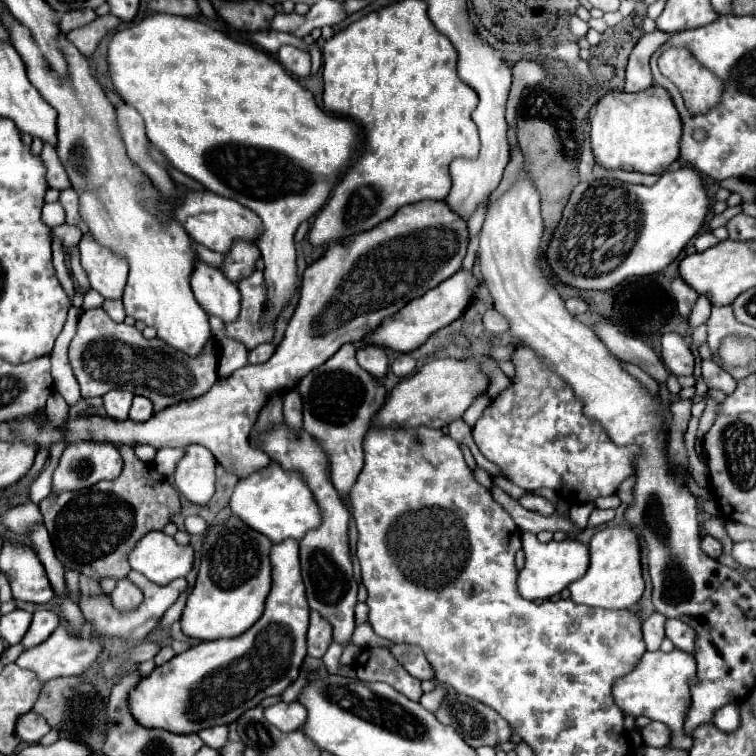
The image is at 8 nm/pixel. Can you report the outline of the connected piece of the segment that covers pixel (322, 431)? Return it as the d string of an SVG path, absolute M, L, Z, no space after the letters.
M344 344L322 366L306 374L298 382L296 390L304 402L304 430L312 434L328 452L332 462L332 484L340 496L348 498L364 464L364 436L370 428L372 416L386 400L386 388L378 378L358 366L354 348Z

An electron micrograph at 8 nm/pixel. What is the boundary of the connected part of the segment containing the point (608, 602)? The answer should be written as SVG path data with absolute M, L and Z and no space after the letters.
M610 526L596 532L590 540L590 568L580 580L572 582L568 590L570 590L570 598L576 604L588 604L610 610L632 608L644 592L638 536L630 528L622 528L622 526Z

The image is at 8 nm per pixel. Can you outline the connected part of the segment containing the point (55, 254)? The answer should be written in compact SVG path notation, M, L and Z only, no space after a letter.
M56 239L52 242L52 261L58 280L72 301L71 298L74 297L75 293L74 280L70 274L69 268L67 267L64 247L62 246L62 243Z

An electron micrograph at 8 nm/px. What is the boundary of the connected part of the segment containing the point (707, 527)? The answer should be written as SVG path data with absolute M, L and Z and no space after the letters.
M710 518L710 520L706 520L706 522L702 524L702 528L704 528L706 534L718 538L718 540L724 544L724 552L726 552L726 554L732 550L734 542L728 538L728 534L726 534L726 530L724 530L724 524L722 524L718 518Z

